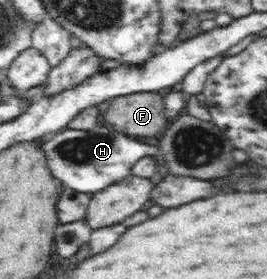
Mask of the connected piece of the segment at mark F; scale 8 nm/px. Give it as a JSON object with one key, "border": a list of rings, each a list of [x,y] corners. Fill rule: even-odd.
{"border":[[[139,93],[111,99],[103,117],[113,131],[135,138],[159,138],[167,127],[164,97]]]}

